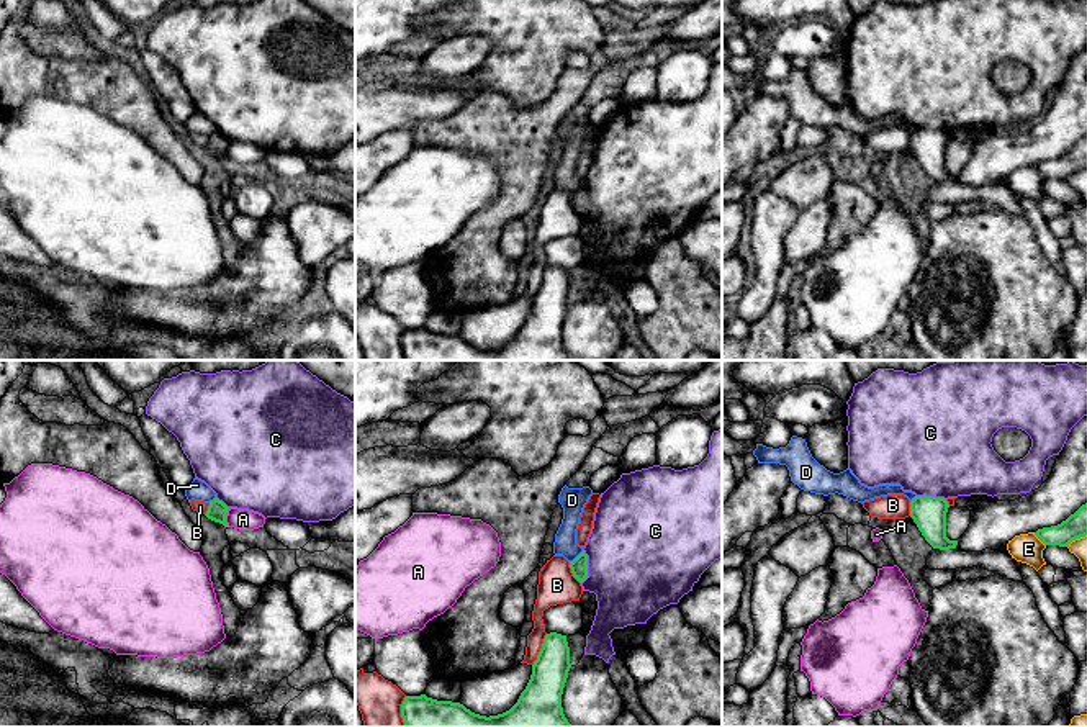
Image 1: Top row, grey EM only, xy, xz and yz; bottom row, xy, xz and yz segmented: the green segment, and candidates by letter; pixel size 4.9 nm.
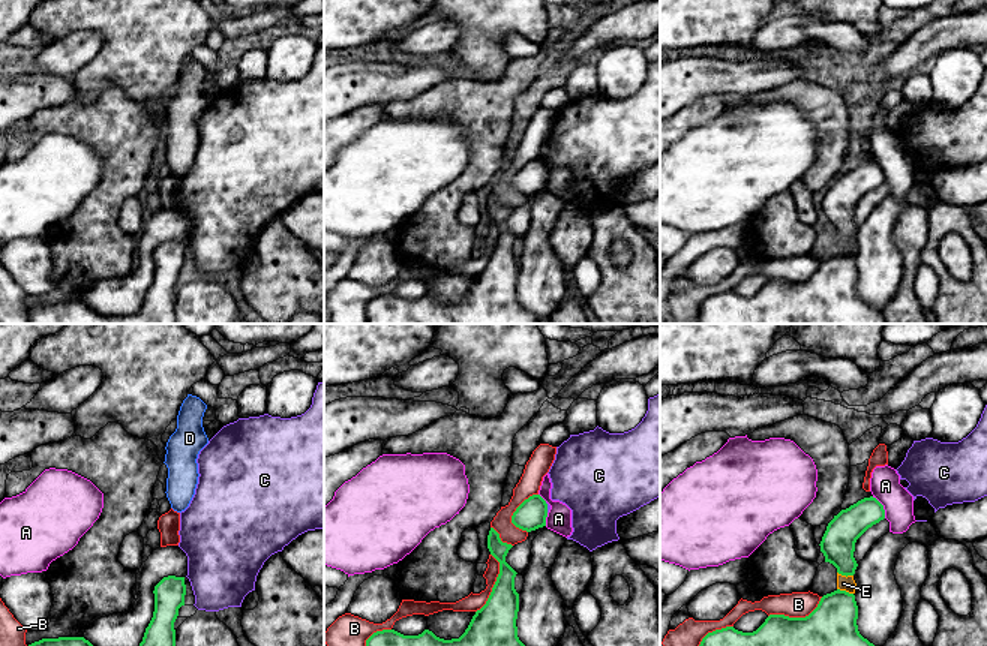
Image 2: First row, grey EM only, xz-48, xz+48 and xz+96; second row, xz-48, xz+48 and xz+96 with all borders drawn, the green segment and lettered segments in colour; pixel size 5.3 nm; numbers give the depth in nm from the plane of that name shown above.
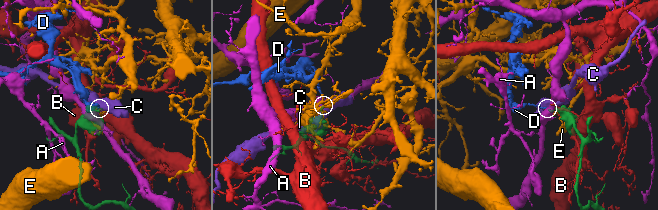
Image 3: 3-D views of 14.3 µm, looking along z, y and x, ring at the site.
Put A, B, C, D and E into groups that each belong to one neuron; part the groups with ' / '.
A / B / C / D / E

